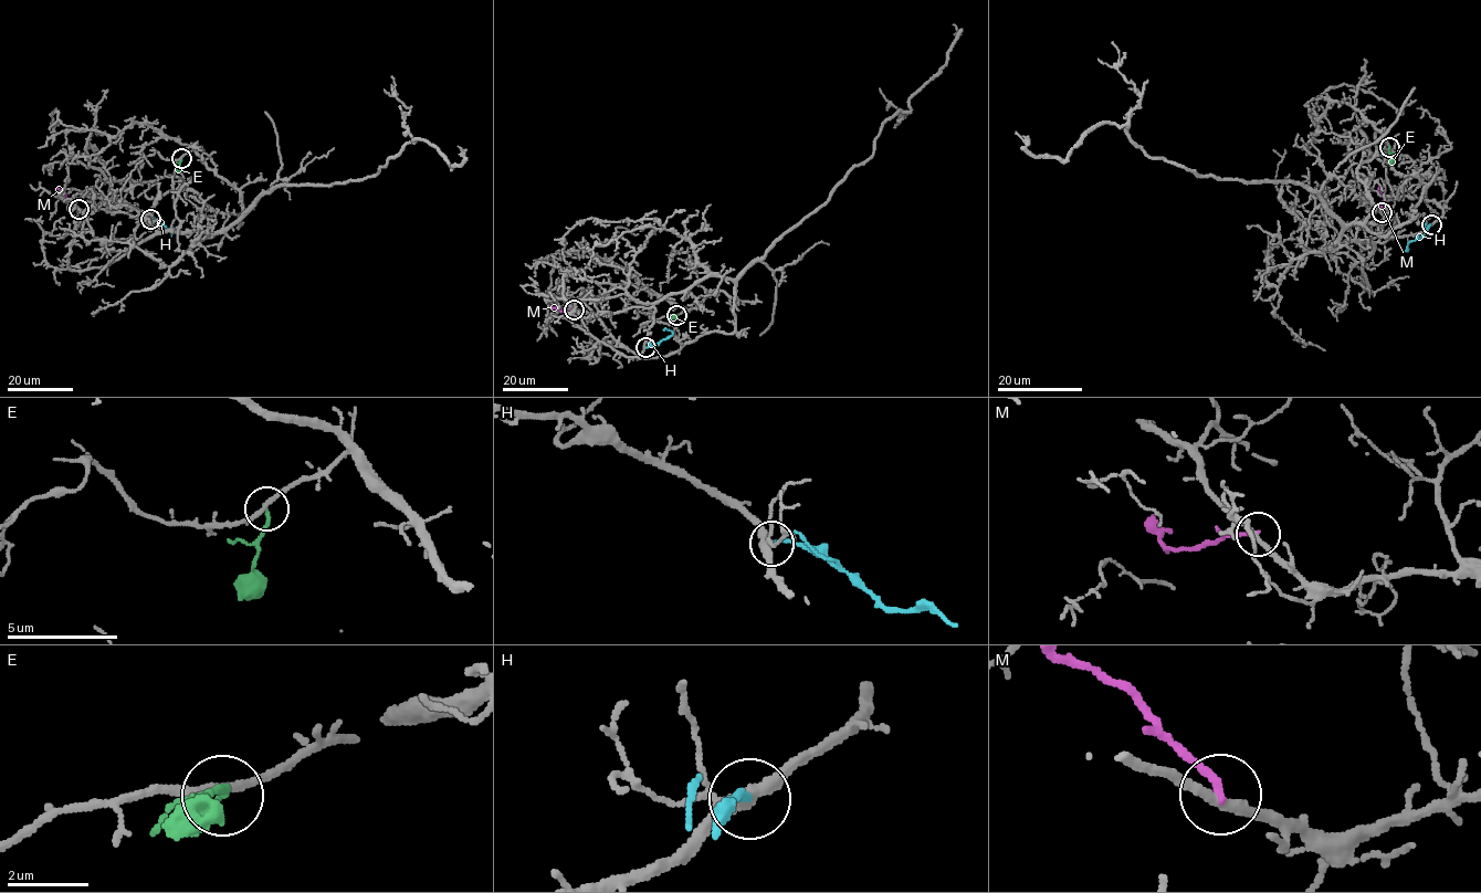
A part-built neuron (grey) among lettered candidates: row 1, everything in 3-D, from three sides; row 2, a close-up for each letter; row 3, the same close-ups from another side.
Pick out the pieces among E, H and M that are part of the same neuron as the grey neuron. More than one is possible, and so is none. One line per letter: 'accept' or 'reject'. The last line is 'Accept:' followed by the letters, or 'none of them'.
E: reject
H: reject
M: reject
Accept: none of them

